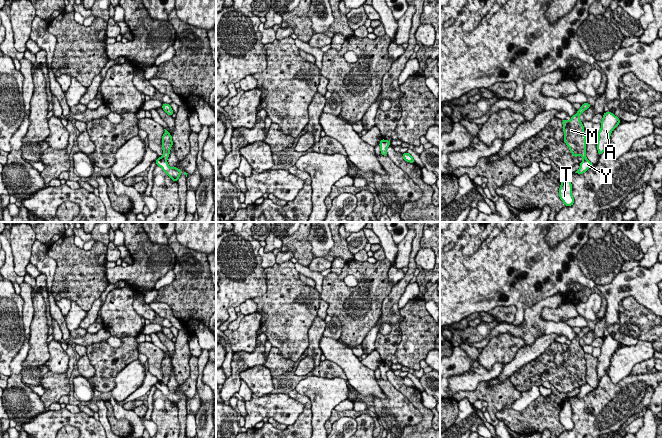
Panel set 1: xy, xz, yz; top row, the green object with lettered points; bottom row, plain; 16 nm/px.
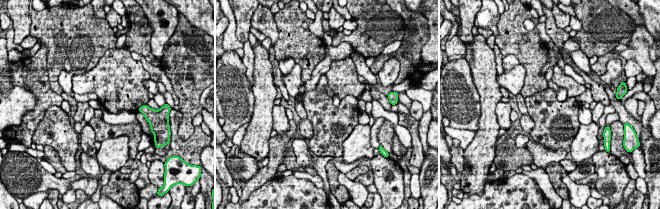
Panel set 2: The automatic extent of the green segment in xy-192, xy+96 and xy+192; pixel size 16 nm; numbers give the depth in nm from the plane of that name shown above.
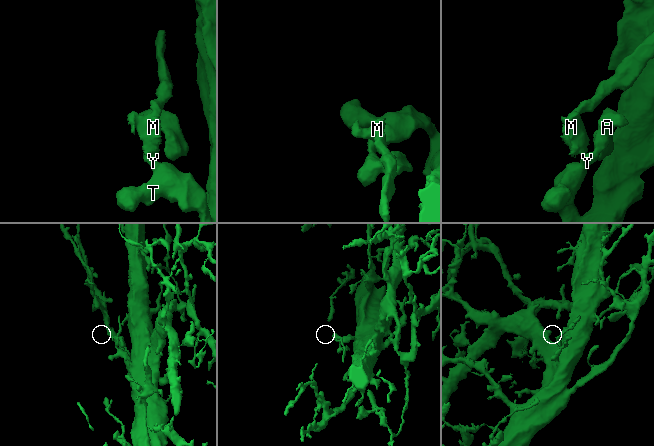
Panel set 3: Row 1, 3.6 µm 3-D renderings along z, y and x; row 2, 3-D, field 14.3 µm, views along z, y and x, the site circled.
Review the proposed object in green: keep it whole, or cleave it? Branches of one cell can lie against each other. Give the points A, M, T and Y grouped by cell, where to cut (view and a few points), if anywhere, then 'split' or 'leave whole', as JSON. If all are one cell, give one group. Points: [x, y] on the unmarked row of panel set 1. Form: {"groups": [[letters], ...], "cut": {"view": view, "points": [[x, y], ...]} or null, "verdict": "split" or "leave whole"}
{"groups": [["A", "T", "Y"], ["M"]], "cut": {"view": "xy", "points": [[160, 381], [166, 385]]}, "verdict": "split"}

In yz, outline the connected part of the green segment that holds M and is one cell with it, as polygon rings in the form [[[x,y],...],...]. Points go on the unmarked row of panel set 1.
[[[589,327],[582,328],[581,332],[577,337],[571,340],[571,344],[567,345],[562,344],[563,354],[564,354],[564,366],[569,371],[569,374],[572,376],[574,381],[579,379],[582,380],[583,384],[586,382],[586,360],[584,357],[584,350],[580,345],[579,339],[582,338],[585,334],[590,332]]]

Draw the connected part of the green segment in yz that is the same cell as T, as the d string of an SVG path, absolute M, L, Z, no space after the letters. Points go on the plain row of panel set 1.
M569 402L563 403L559 412L559 421L564 426L565 430L572 430L574 422L572 420L572 408Z

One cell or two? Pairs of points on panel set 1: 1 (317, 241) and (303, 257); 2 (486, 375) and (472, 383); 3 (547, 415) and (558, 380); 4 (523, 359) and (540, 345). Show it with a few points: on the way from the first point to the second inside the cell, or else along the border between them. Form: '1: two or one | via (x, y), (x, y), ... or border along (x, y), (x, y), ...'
1: two | border along (310, 245), (311, 252), (316, 257)
2: one | via (483, 375), (480, 375), (475, 380)
3: two | border along (560, 392), (565, 393)
4: one | via (527, 355), (536, 349)

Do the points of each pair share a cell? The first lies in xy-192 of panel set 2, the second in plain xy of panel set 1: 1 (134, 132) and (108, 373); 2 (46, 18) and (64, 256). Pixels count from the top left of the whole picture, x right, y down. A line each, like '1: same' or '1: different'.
1: same
2: same

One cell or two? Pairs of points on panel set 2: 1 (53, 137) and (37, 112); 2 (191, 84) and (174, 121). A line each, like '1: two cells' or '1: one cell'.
1: two cells
2: two cells

